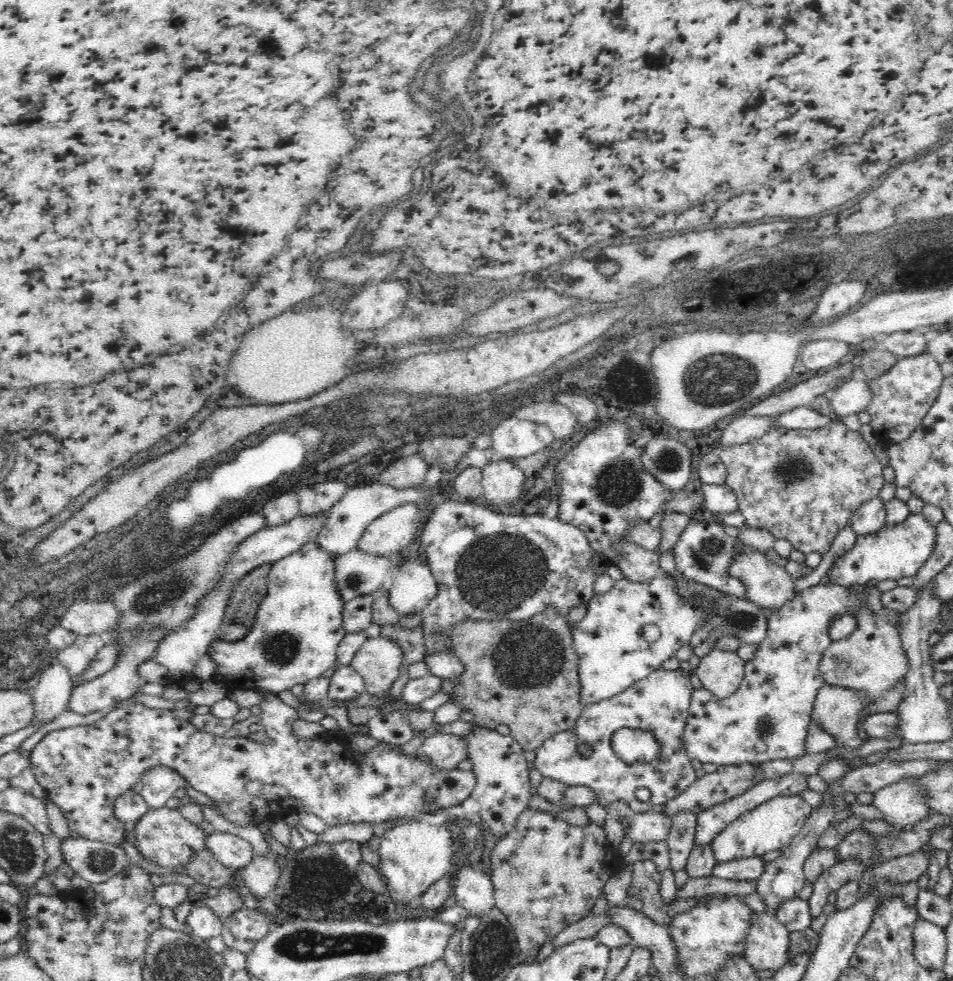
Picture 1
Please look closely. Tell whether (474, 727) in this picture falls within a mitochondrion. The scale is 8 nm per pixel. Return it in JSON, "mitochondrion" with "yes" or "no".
{"mitochondrion":"no"}

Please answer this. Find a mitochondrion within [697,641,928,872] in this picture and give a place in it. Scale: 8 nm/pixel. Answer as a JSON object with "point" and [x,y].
{"point":[768,727]}

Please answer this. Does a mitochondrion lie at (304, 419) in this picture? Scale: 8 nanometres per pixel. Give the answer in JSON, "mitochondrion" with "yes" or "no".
{"mitochondrion":"no"}

